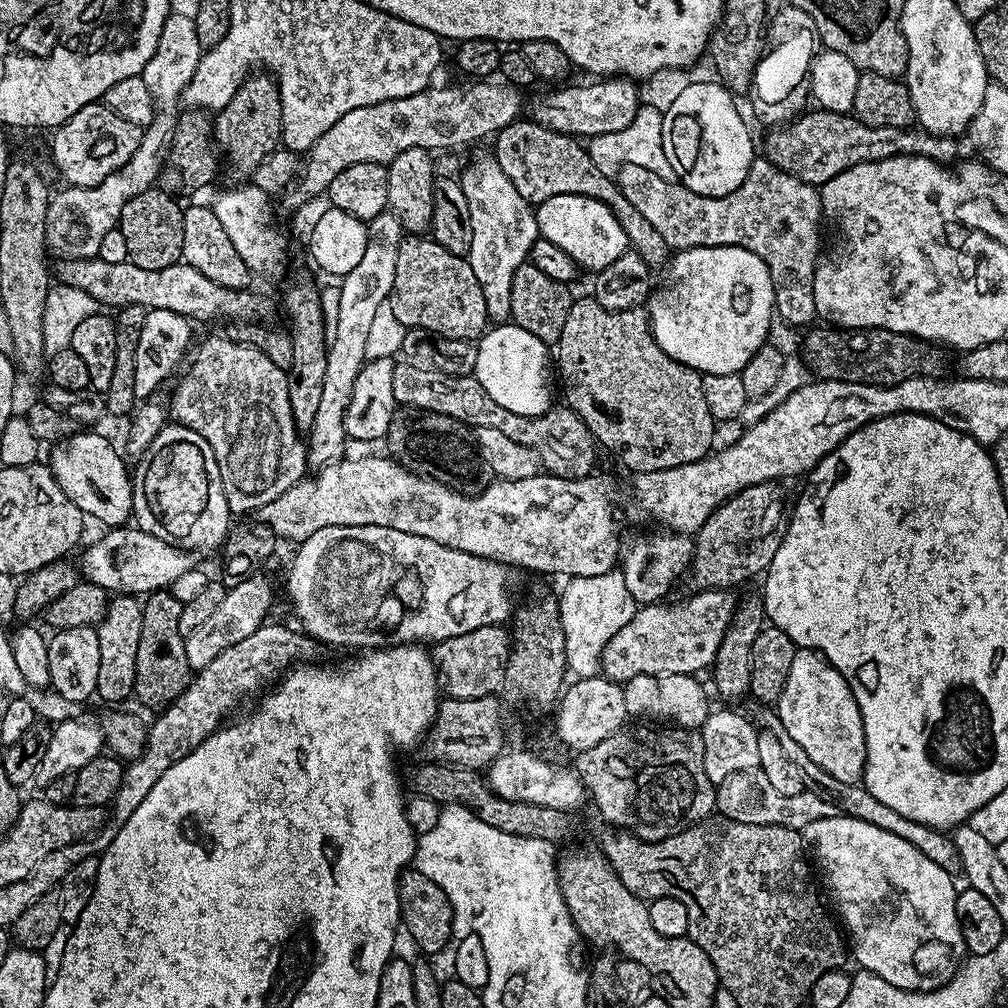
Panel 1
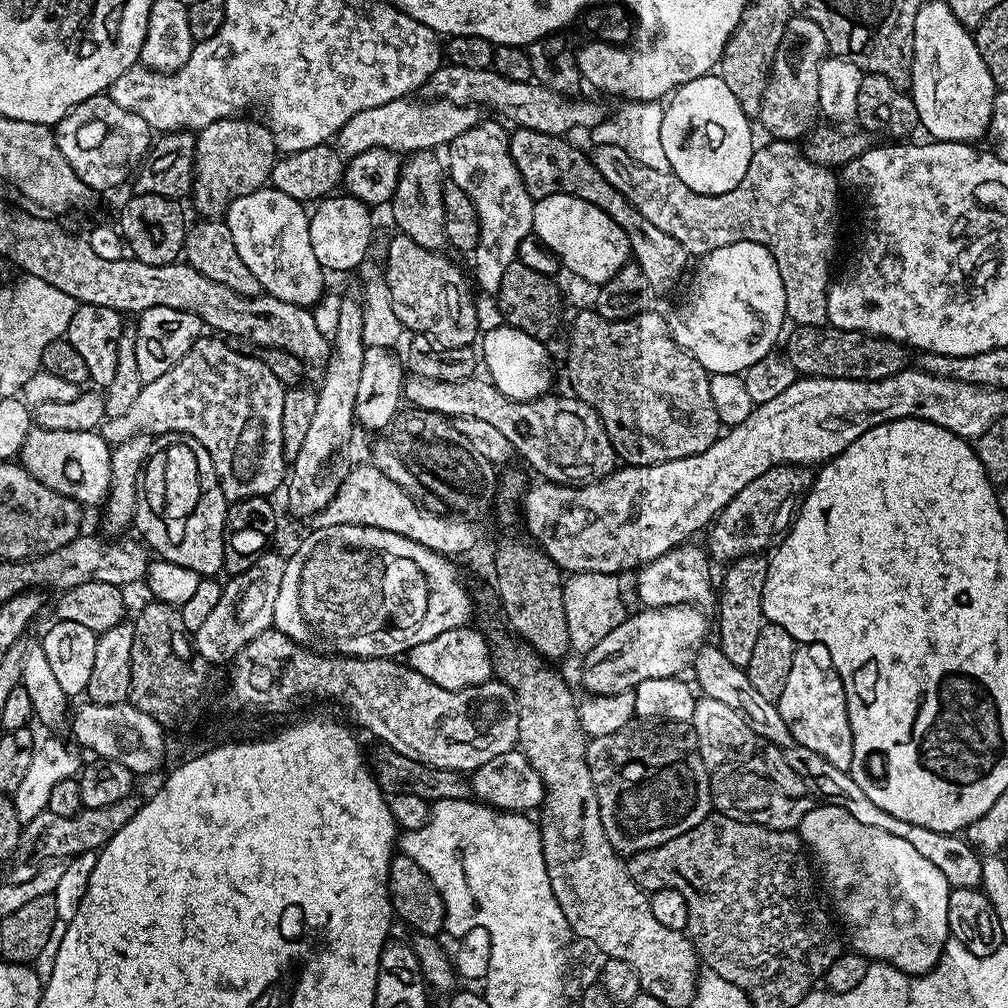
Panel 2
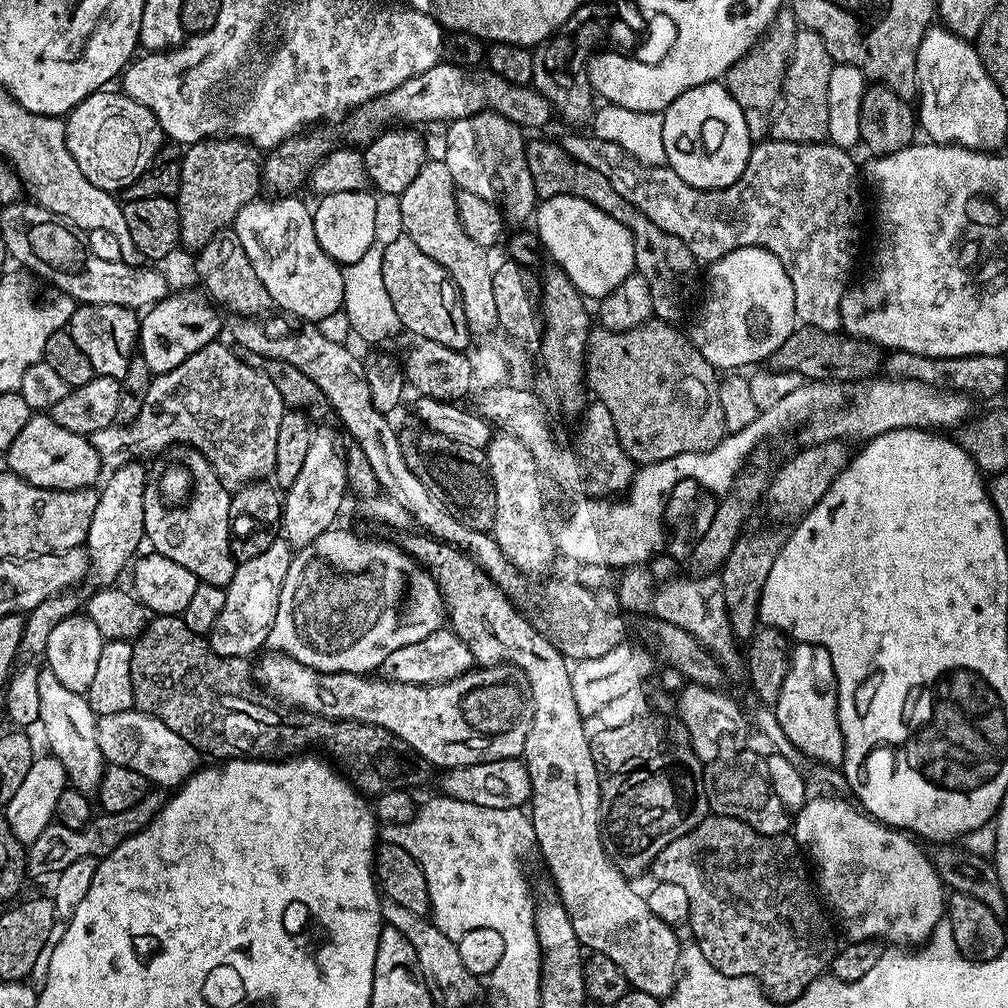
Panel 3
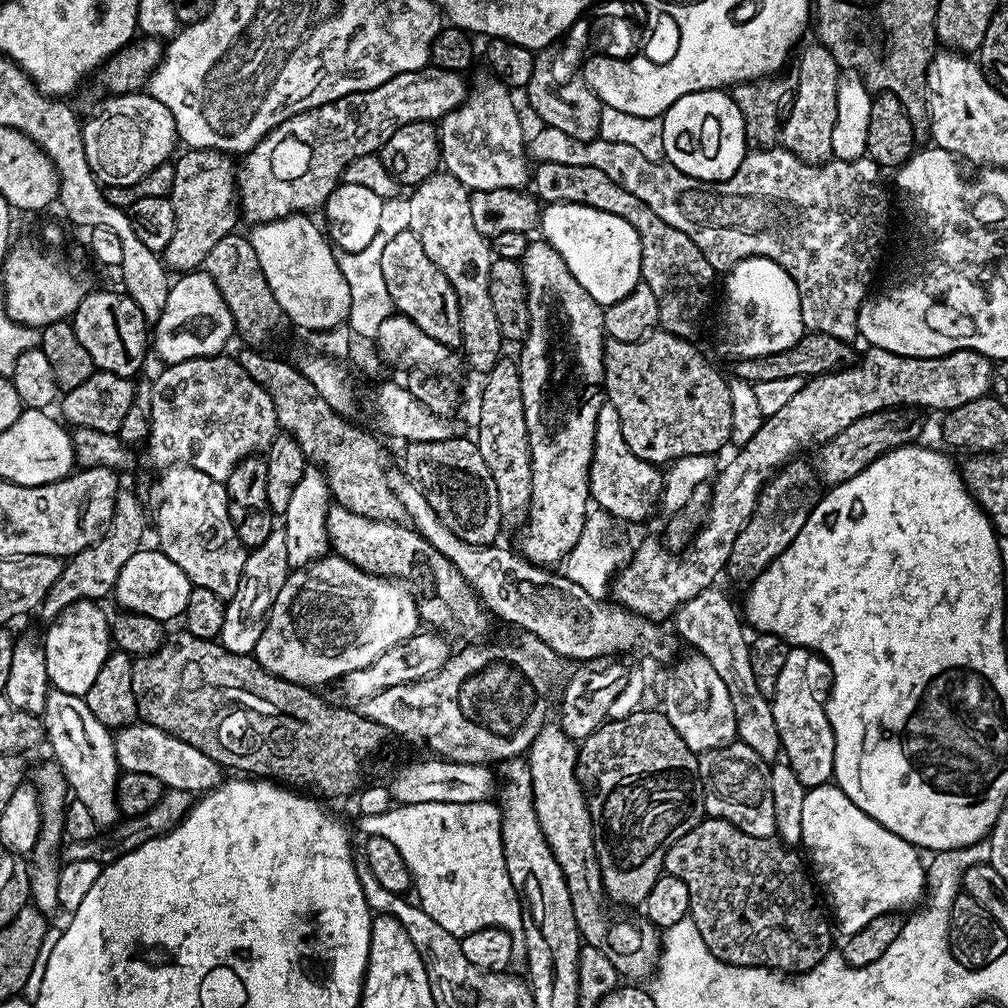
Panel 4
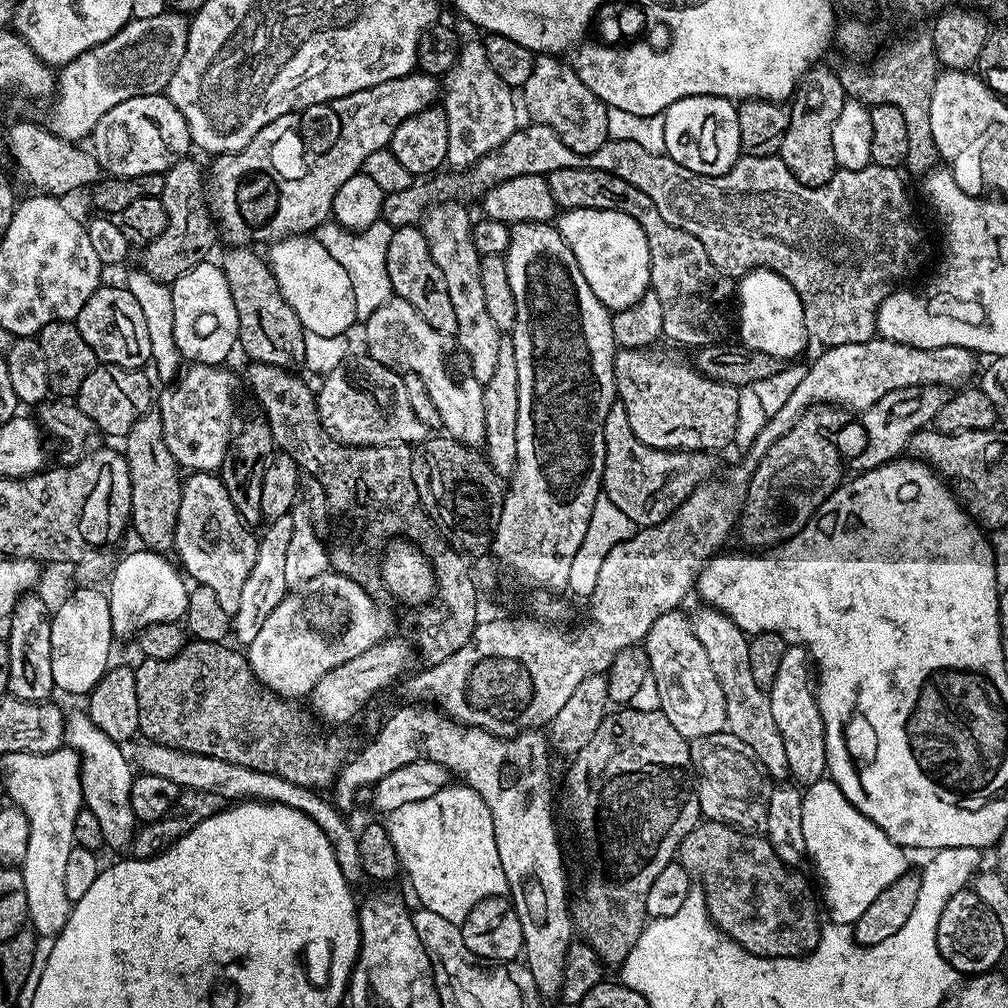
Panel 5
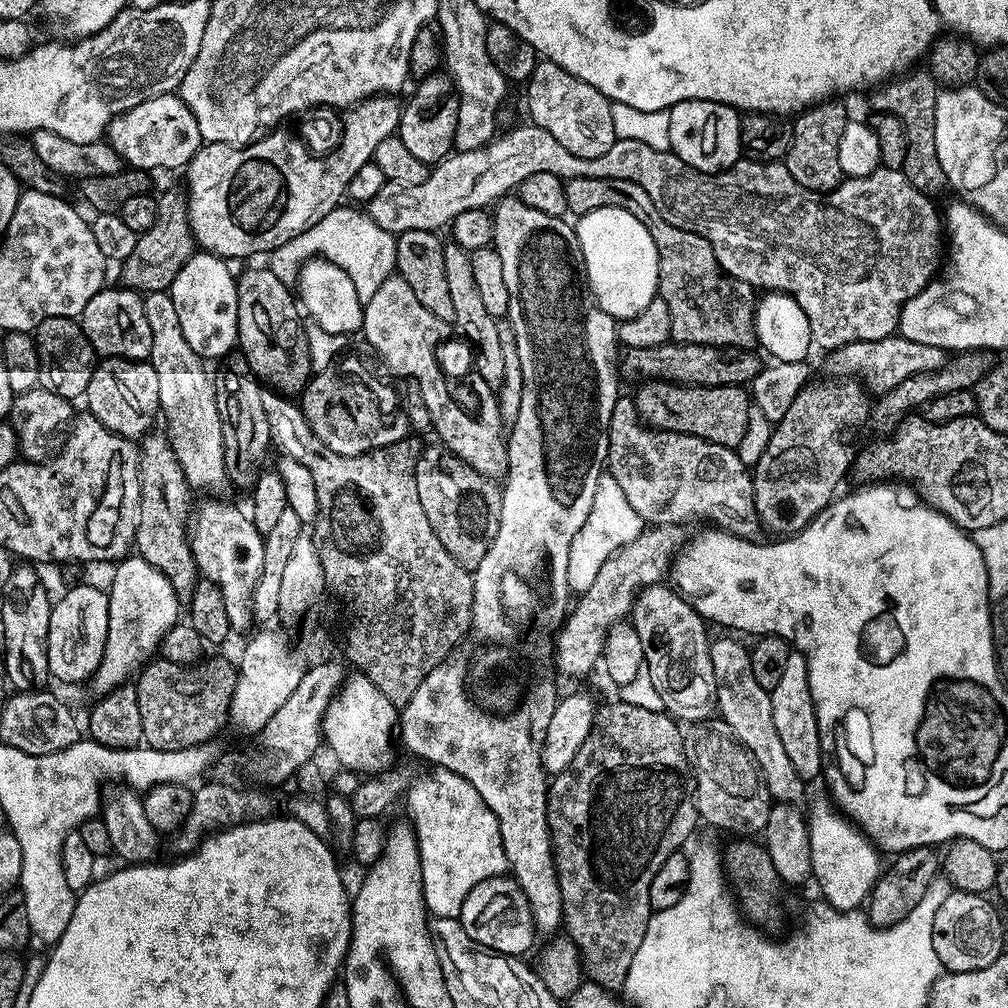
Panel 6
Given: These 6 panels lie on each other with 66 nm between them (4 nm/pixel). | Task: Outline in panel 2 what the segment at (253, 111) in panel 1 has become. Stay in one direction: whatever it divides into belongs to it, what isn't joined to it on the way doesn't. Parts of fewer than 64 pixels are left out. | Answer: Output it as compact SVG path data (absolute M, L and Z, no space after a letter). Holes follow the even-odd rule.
M233 118L210 122L210 126L199 129L196 138L196 180L192 183L190 203L204 218L220 218L234 202L254 190L265 187L278 159L274 134L267 123L248 118Z

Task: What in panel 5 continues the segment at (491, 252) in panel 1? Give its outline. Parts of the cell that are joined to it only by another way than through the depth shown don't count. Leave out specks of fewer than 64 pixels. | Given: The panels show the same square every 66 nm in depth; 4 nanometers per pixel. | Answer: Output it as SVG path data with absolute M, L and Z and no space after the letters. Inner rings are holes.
M477 38L477 40L468 40L465 42L461 48L458 48L458 51L454 56L454 63L449 67L446 73L446 87L442 92L442 107L445 114L447 115L447 158L446 162L451 166L451 164L456 168L466 168L473 167L477 161L482 157L487 156L489 153L496 151L503 145L516 129L520 126L520 121L518 121L518 114L520 115L520 110L518 107L518 102L514 100L515 93L513 89L506 86L506 82L502 82L502 78L498 78L498 74L494 74L494 70L490 67L490 58L486 58L486 50L484 49L483 39Z

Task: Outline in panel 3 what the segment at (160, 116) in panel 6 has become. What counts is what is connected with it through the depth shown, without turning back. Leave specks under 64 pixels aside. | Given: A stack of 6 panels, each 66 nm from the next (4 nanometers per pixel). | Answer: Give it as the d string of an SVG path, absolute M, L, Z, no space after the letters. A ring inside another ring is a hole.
M112 90L91 92L81 104L77 104L71 112L67 113L64 129L68 149L70 154L74 154L74 162L78 162L82 174L86 174L86 178L90 178L94 186L113 194L120 194L152 165L166 137L156 115L146 106L142 106L142 102L125 96L120 90L108 91Z

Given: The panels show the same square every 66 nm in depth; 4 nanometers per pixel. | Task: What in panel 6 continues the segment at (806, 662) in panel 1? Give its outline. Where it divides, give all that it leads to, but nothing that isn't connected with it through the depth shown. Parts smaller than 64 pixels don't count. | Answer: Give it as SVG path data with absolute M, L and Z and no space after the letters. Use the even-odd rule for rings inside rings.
M795 650L786 658L786 667L782 673L782 679L772 691L772 709L774 710L774 727L782 741L783 748L793 764L794 770L806 781L821 775L824 763L822 762L822 746L818 734L818 722L816 721L816 707L810 694L810 678L806 658Z

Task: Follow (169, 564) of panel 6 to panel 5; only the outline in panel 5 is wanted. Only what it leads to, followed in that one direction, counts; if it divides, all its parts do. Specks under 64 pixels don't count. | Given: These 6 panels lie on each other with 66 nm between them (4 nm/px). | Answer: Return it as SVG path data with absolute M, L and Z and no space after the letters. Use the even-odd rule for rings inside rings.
M159 411L143 412L130 426L128 435L123 437L122 451L128 461L130 482L132 483L131 531L136 531L139 542L145 549L168 554L176 542L176 519L180 505L182 469L176 463L166 446Z

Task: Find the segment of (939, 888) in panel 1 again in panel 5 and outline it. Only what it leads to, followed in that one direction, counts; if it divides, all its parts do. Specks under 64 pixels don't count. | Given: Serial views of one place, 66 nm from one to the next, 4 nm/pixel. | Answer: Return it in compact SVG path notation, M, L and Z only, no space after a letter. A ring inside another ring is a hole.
M830 778L807 785L803 794L802 839L806 841L807 859L810 864L812 860L817 878L824 883L822 904L827 919L834 924L855 925L857 918L870 910L870 902L909 871L905 849L859 812Z

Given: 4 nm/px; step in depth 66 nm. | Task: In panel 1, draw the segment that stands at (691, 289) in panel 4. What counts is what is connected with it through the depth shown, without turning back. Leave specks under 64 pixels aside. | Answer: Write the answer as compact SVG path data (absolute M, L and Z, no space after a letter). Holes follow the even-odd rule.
M521 118L497 132L494 143L494 155L503 173L531 205L539 206L558 194L594 198L616 215L622 230L626 230L631 251L642 254L649 266L669 263L670 249L662 234L658 234L658 230L654 230L654 226L650 226L650 222L638 214L635 206L622 194L619 183L594 166L594 158L590 158L587 147L577 137L556 133L544 125L533 123L531 119Z

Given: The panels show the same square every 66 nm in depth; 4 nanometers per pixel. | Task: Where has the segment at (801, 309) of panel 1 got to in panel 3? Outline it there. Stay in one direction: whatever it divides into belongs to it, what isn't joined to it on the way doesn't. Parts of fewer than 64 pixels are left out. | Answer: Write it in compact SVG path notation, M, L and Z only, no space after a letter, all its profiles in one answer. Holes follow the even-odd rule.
M591 134L568 136L563 138L562 145L570 158L586 162L586 166L594 166L598 174L606 174L606 178L610 178L610 186L614 186L626 202L646 214L650 222L686 242L697 261L720 260L739 248L765 248L774 254L778 262L782 262L794 286L797 305L816 304L814 322L818 330L841 331L840 303L850 284L848 275L856 260L856 247L860 244L860 215L864 212L864 196L860 193L862 172L852 161L853 153L849 149L831 142L799 144L765 138L753 147L746 170L738 182L729 188L705 190L682 182L673 168L638 162L626 154L622 146L614 146L614 142L606 142Z

